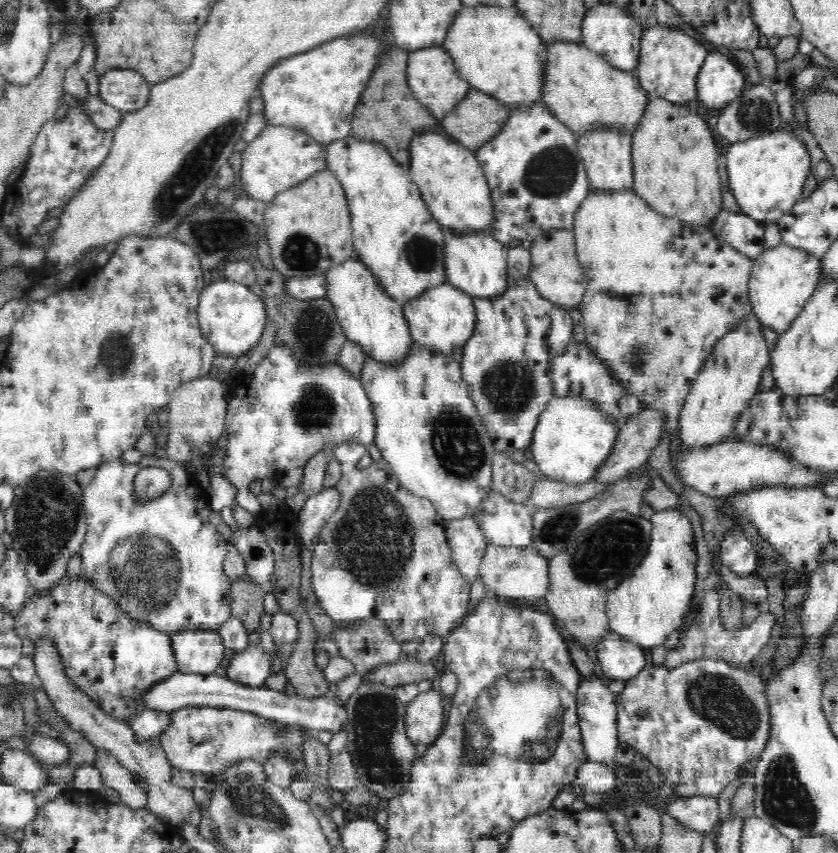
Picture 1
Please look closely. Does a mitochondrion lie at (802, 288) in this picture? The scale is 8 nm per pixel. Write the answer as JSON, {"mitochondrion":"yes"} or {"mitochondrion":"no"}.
{"mitochondrion":"no"}

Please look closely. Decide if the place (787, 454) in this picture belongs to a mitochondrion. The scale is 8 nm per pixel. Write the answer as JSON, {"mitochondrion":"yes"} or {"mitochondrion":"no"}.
{"mitochondrion":"no"}

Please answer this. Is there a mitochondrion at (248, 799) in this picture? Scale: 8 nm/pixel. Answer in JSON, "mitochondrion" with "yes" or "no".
{"mitochondrion":"yes"}

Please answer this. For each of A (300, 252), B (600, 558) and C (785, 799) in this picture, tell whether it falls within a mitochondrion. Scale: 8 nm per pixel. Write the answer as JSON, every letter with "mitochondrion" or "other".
{"A":"mitochondrion","B":"mitochondrion","C":"mitochondrion"}

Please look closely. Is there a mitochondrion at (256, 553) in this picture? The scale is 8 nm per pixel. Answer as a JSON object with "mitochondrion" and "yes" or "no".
{"mitochondrion":"no"}

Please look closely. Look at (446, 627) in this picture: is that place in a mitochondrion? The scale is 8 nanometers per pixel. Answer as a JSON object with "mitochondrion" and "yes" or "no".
{"mitochondrion":"no"}

